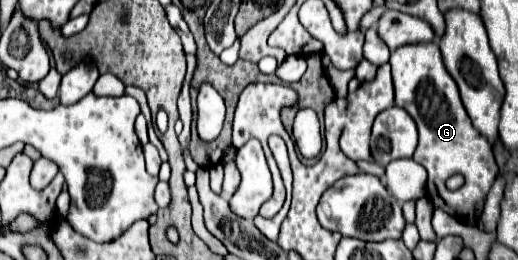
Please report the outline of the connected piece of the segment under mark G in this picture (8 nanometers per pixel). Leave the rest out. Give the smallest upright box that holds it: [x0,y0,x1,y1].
[390,42,498,222]

